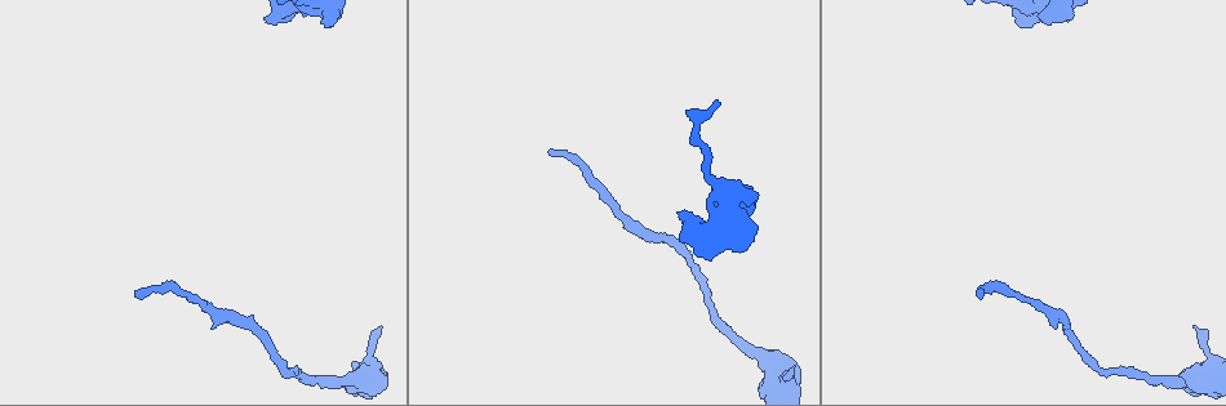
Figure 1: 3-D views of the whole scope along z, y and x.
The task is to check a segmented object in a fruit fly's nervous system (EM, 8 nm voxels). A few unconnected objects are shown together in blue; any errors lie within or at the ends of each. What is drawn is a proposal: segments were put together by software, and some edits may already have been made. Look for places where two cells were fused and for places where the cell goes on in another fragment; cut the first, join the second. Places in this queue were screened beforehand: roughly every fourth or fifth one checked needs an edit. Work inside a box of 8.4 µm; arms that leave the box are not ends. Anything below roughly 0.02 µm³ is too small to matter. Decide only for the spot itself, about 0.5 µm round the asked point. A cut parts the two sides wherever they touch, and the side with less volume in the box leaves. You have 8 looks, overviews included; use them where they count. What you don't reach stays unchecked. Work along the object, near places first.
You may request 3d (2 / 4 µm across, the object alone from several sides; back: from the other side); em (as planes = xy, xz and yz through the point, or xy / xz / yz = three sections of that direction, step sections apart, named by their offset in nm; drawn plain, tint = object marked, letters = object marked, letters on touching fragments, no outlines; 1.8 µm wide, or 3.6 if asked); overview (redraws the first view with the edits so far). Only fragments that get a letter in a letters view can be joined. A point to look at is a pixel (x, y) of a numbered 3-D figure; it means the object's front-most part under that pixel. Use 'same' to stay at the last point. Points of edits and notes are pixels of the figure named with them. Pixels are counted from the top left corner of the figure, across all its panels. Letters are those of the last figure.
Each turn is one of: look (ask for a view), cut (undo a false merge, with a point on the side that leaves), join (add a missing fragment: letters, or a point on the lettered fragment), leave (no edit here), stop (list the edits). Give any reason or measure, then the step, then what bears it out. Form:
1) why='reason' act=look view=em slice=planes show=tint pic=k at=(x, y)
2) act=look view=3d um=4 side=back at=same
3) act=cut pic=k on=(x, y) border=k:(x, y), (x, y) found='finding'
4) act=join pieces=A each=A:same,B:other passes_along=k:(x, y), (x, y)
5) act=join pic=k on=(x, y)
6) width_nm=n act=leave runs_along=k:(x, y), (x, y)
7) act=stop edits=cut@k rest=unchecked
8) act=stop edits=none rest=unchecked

why='an open end' act=look view=3d um=4 pic=1 at=(979, 294)

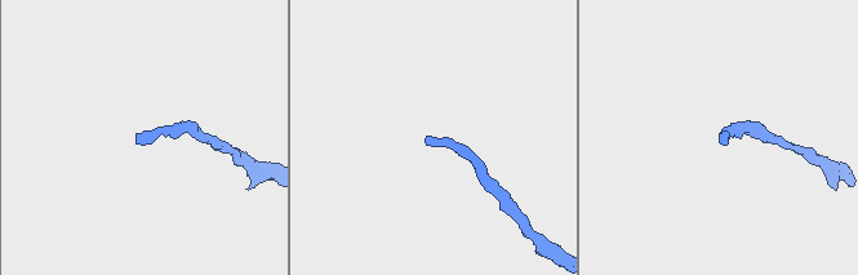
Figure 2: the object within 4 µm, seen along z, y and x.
act=look view=em slice=planes show=letters pic=2 at=(726, 139)

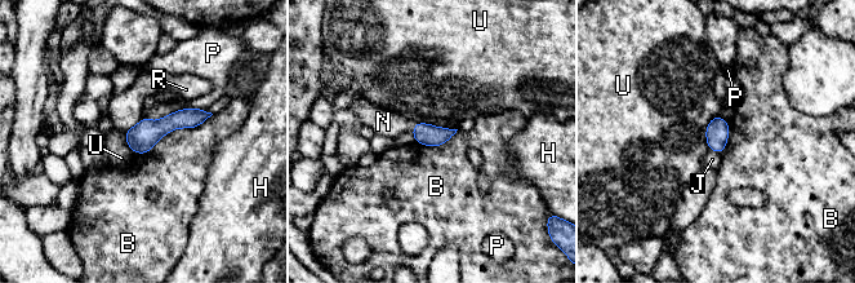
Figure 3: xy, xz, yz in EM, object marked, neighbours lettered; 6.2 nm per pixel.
width_nm=130 act=join pieces=N each=B:other,H:other,J:other,N:same,P:other,R:other,U:other passes_along=3:(427, 135), (414, 128), (383, 122) found='it goes on there'

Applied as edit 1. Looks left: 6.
act=look view=overview

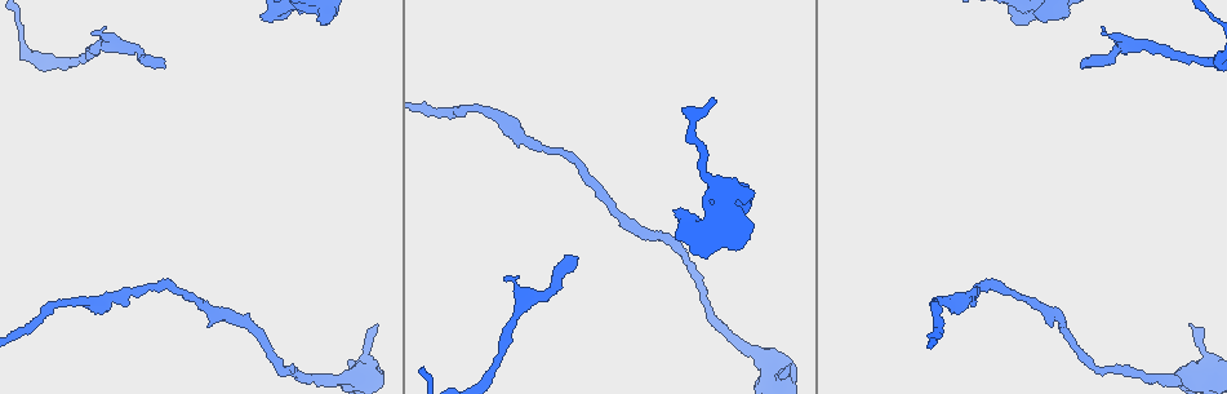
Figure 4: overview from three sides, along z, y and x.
why='an open end' act=look view=em slice=planes show=letters pic=4 at=(575, 259)

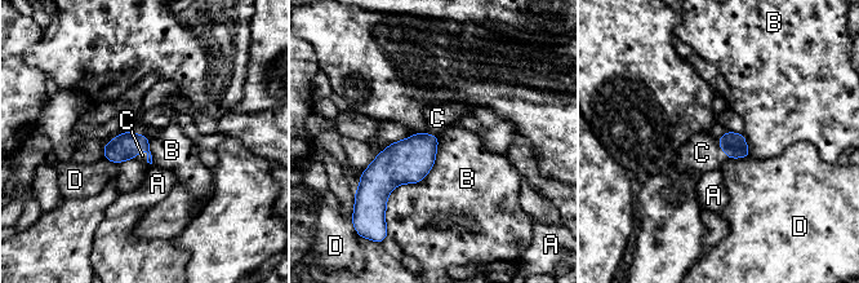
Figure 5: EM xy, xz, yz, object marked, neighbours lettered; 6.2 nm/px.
width_nm=150 act=join pieces=C each=A:other,B:other,C:same,D:other passes_along=5:(125, 146), (139, 150), (142, 155) found='the cell continues'

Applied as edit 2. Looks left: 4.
act=look view=overview

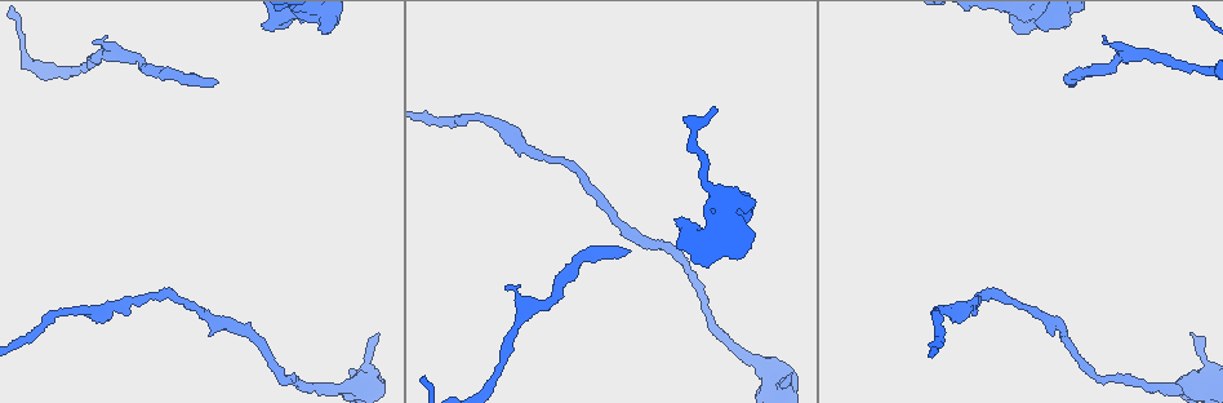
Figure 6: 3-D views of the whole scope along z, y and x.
why='thick end' act=look view=em slice=planes show=letters pic=6 at=(321, 33)

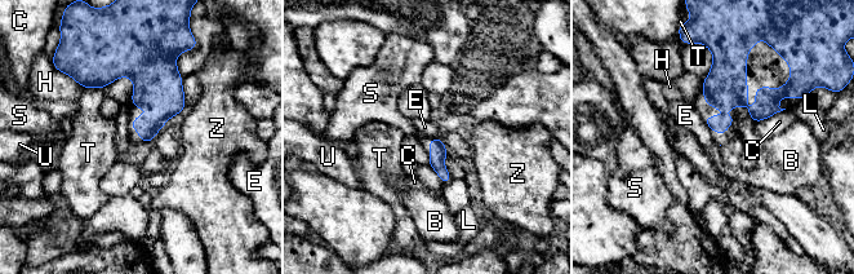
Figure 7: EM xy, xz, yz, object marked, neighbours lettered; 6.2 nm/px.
act=leave each=B:other,C:other,E:other,H:other,L:other,S:other,T:other,U:other,Z:other border=7:(431, 137), (441, 140) found='none of them fits'

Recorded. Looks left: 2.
act=stop edits=join@3,join@5 rest=unchecked

